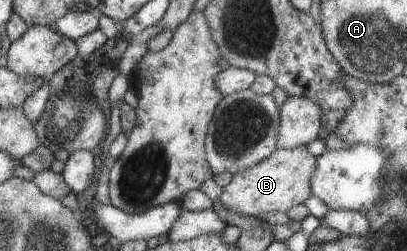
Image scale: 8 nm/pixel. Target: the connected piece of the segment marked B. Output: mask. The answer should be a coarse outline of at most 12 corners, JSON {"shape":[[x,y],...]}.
{"shape":[[276,149],[234,174],[216,202],[239,215],[311,197],[317,156]]}

